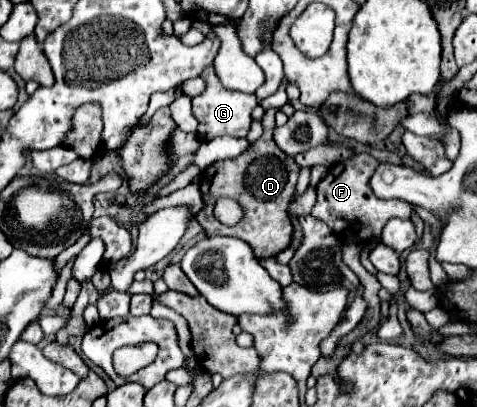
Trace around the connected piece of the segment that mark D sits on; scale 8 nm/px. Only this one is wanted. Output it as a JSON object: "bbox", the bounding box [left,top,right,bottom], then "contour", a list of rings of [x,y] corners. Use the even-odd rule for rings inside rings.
{"bbox":[197,109,299,258],"contour":[[[269,109],[265,111],[262,118],[263,136],[249,144],[249,148],[239,154],[237,158],[231,160],[221,160],[213,164],[213,174],[211,174],[211,184],[209,190],[203,192],[203,210],[197,214],[197,222],[205,228],[209,236],[235,236],[245,240],[255,256],[269,258],[277,256],[281,250],[289,248],[291,236],[293,236],[293,226],[287,216],[287,204],[293,198],[297,176],[299,176],[299,166],[291,156],[287,156],[283,150],[277,148],[273,140],[273,130],[276,127],[275,115],[278,109]],[[219,198],[231,198],[241,204],[243,208],[243,218],[235,226],[225,226],[213,216],[215,202]]]}

